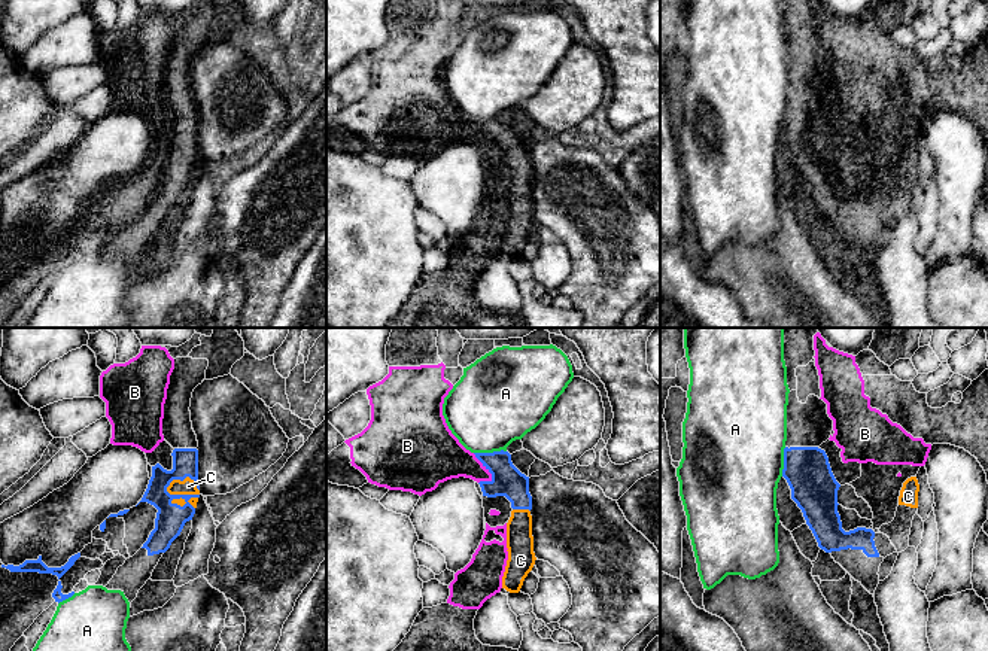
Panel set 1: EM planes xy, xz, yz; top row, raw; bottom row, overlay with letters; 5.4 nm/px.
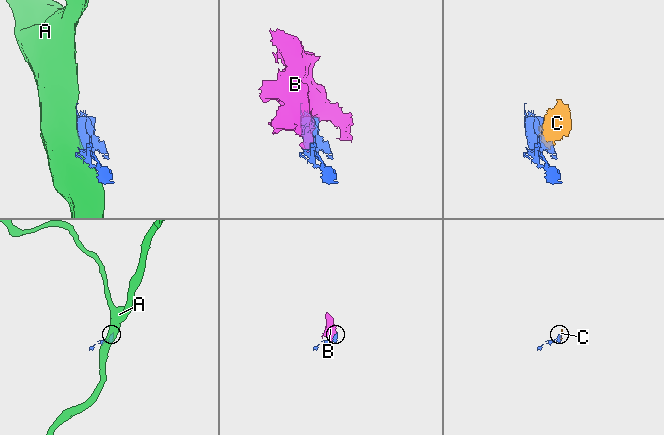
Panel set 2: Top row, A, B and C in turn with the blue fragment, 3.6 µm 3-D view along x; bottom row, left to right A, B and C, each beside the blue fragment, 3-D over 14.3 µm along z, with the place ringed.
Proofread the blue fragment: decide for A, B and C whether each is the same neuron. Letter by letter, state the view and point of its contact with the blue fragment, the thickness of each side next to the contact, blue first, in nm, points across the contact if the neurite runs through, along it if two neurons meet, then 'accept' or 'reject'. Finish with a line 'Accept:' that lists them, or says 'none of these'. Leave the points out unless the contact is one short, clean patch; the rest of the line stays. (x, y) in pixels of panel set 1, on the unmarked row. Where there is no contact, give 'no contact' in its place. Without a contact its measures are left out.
A: contact xz (489, 119); calibres 170 and 440 nm; reject
B: contact xz (486, 134); calibres 170 and 240 nm; reject
C: contact xy (175, 161); calibres 160 and 90 nm; accept
Accept: C

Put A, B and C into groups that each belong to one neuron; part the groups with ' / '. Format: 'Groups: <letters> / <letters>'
Groups: A / B / C

